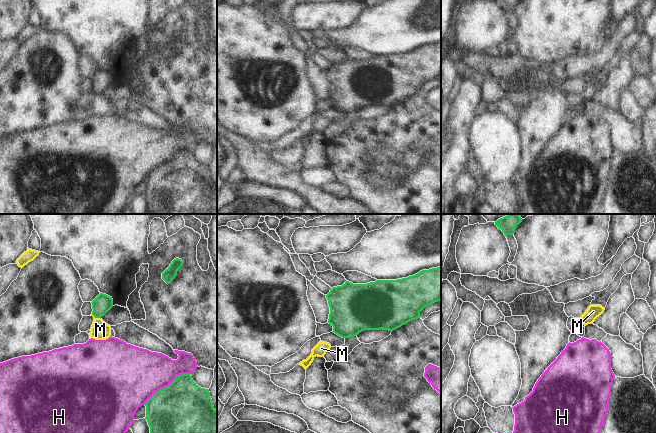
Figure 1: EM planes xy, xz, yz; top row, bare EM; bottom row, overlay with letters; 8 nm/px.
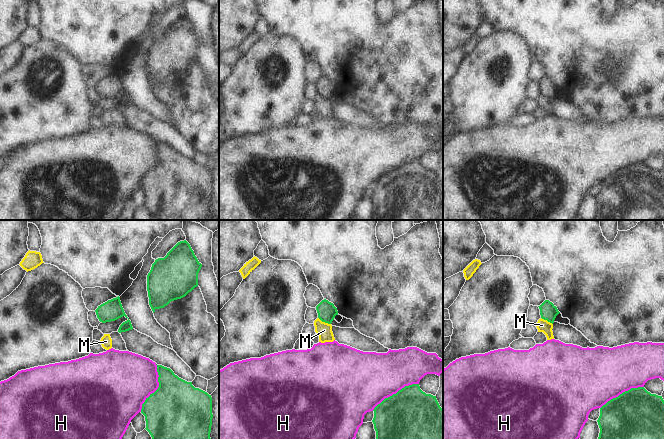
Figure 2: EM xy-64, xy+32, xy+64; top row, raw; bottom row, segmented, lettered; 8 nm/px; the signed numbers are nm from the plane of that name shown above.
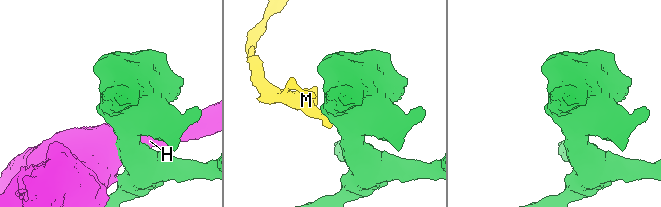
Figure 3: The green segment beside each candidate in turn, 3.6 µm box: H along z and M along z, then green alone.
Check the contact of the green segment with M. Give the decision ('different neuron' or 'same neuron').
different neuron

